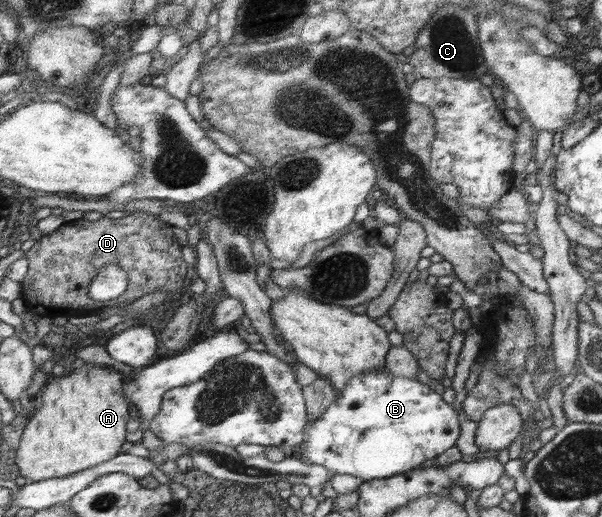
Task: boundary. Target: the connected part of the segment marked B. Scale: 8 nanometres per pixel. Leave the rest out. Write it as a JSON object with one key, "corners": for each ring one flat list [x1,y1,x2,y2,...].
{"corners":[[388,371,370,372,354,376,349,385,338,392,337,398,314,423,307,425,305,439,301,441,298,457,304,461,323,465,330,472,353,475,359,480,370,481,393,475,405,474,420,468,428,459,434,459,456,446,460,435,456,411,444,403,438,393,418,379,396,377]]}

